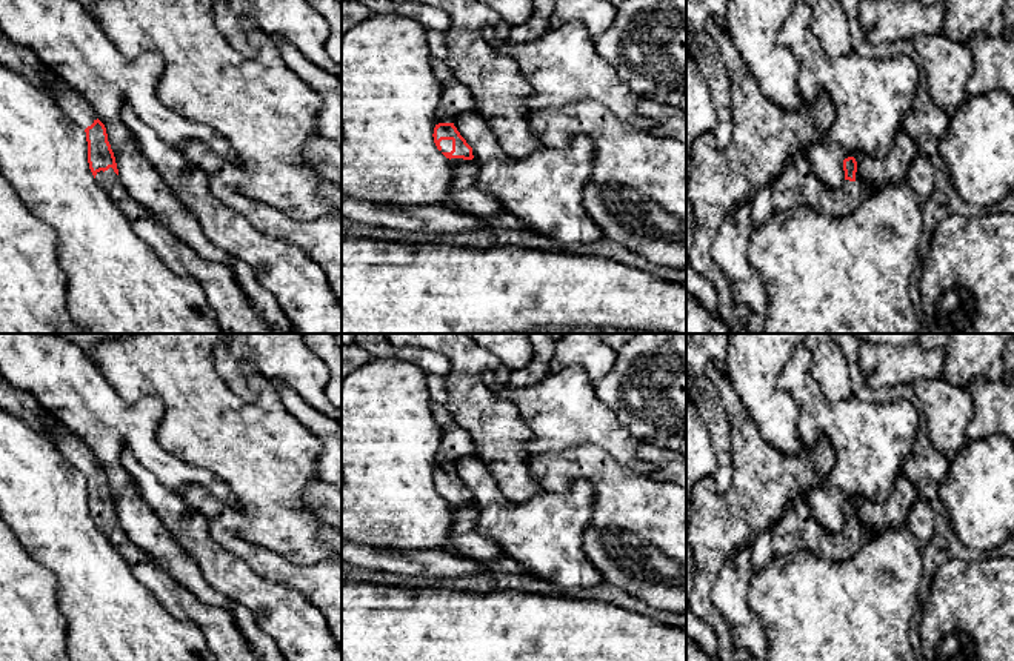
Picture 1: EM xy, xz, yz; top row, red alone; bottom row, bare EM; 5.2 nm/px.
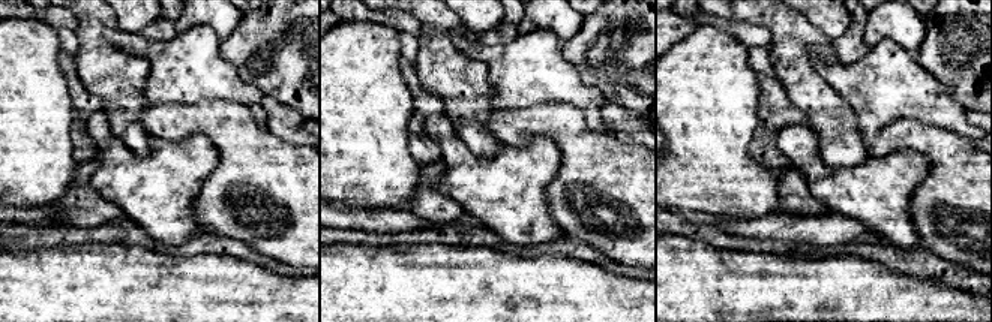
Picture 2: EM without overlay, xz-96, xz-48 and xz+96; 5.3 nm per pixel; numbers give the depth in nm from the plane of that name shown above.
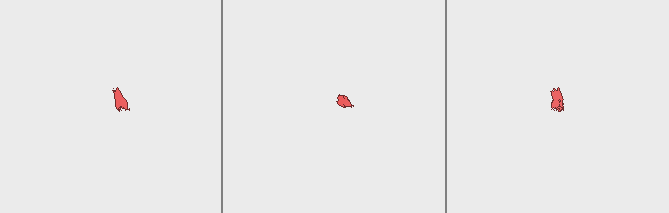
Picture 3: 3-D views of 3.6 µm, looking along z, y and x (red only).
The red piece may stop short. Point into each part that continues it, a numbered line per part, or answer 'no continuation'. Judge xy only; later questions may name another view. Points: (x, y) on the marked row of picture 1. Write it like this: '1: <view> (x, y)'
1: xy (74, 105)
2: xy (236, 314)

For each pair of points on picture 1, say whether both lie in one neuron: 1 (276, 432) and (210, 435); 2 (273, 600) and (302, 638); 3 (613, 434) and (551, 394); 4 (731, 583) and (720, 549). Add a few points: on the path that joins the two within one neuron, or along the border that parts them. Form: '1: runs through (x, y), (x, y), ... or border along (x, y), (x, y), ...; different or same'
1: runs through (259, 435), (226, 435); same
2: runs through (279, 609), (299, 629); same
3: runs through (597, 425), (576, 417), (567, 409); same
4: border along (748, 546), (742, 546), (725, 566), (711, 598); different

